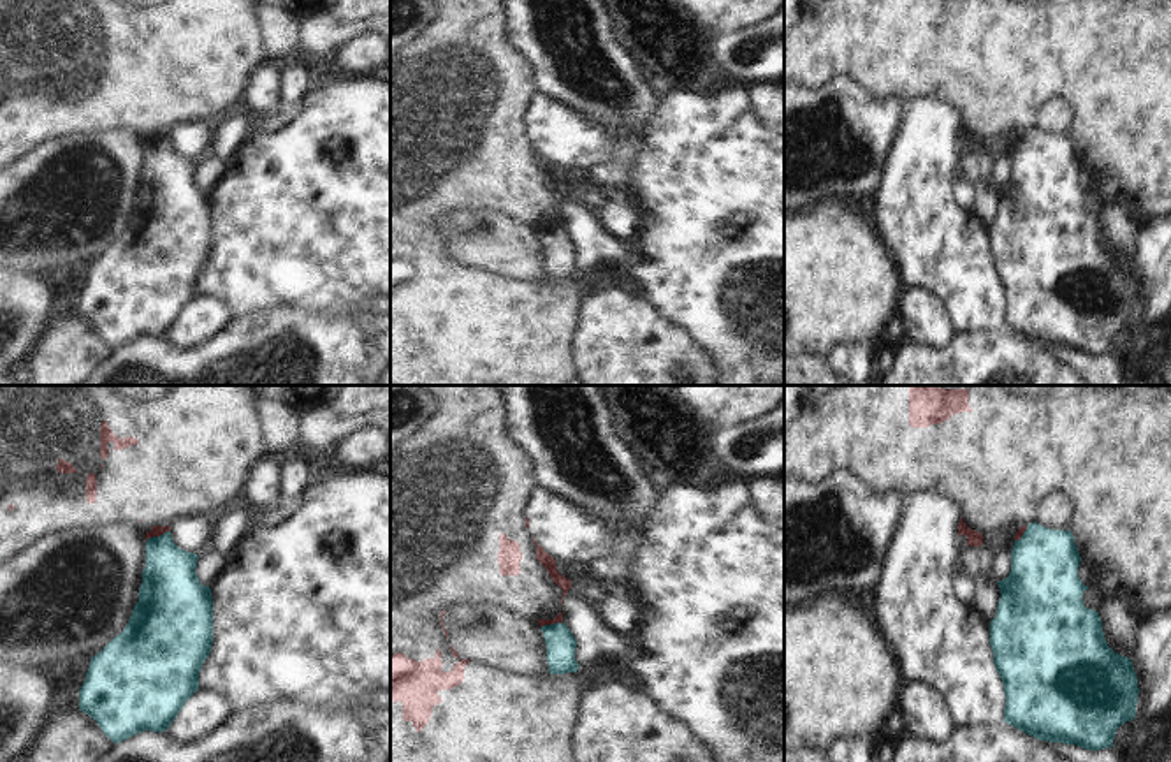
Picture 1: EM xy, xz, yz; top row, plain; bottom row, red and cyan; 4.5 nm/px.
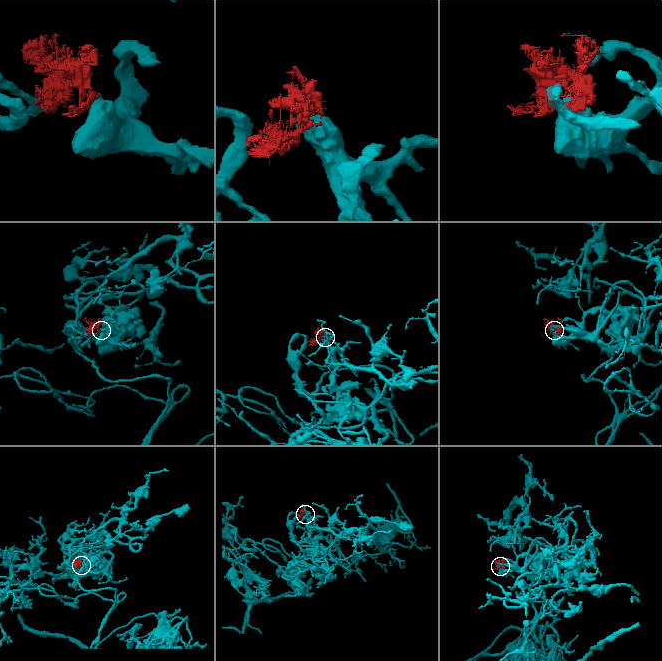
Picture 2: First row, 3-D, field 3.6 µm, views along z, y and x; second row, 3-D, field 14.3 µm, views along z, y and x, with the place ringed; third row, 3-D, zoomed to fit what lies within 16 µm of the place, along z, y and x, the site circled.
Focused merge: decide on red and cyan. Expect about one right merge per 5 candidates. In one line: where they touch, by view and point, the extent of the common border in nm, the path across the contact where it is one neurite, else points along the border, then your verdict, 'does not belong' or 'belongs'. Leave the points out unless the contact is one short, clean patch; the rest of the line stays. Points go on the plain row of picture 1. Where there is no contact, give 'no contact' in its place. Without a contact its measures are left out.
meets red in xy at (157, 141); contact 120 nm long; border along xy (169, 136), (146, 145); does not belong

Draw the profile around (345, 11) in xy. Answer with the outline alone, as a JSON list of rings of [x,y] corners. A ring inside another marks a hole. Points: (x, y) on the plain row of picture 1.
[[[338,0],[331,14],[341,23],[390,16],[390,0]]]

